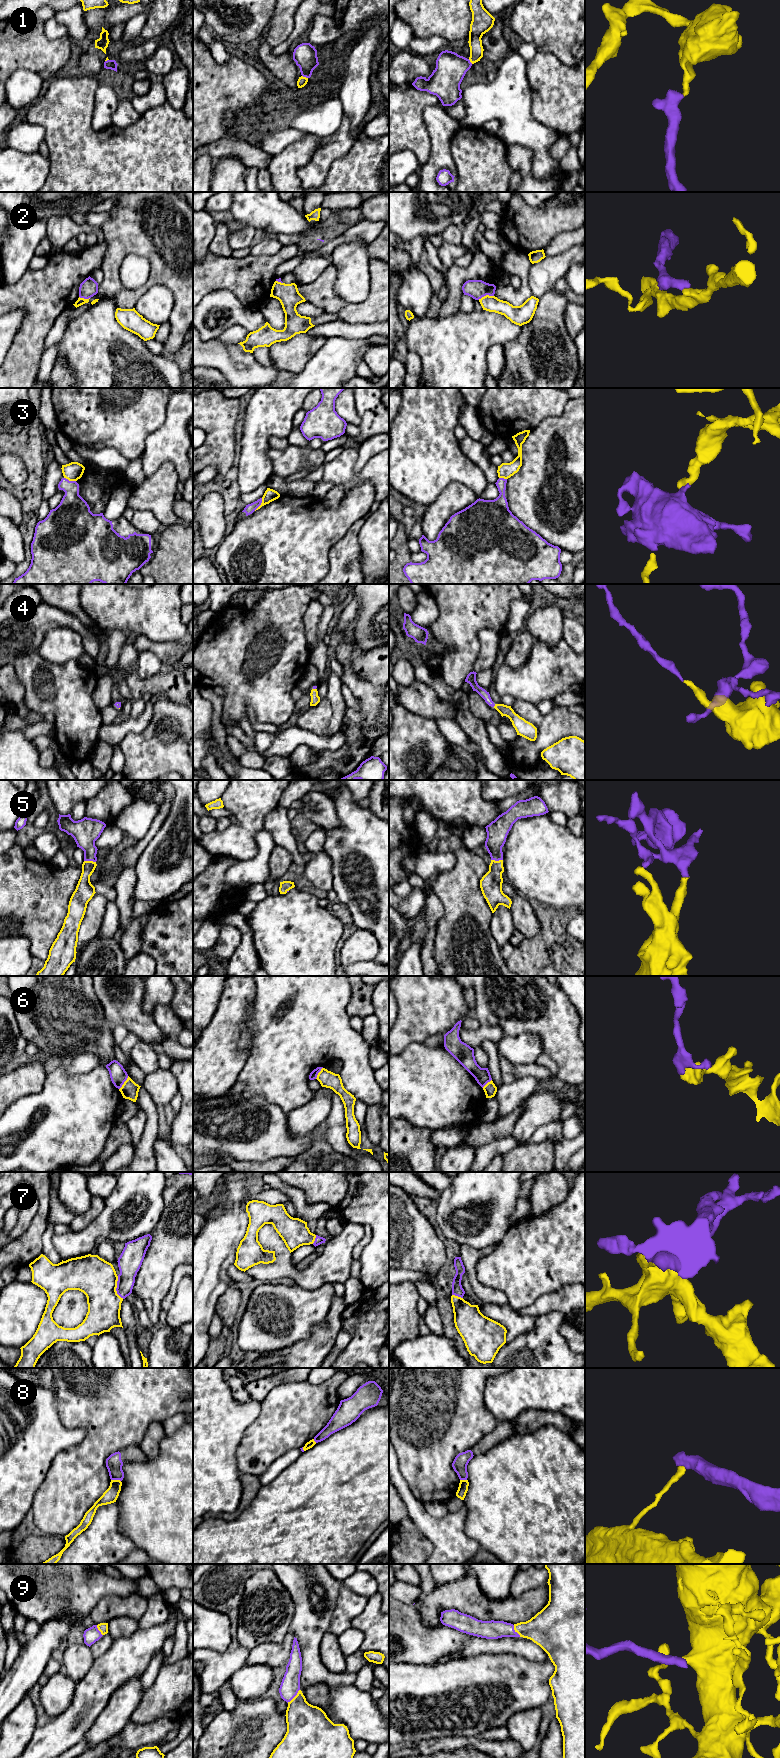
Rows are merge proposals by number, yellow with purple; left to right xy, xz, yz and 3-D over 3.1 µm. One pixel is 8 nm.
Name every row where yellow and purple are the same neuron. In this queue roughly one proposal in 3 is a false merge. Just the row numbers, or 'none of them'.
1, 2, 4, 5, 7, 9

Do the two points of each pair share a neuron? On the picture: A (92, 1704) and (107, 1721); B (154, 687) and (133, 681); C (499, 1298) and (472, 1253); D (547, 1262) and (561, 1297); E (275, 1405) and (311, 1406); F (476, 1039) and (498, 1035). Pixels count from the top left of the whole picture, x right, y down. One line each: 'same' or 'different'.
A: different
B: same
C: same
D: different
E: same
F: same

